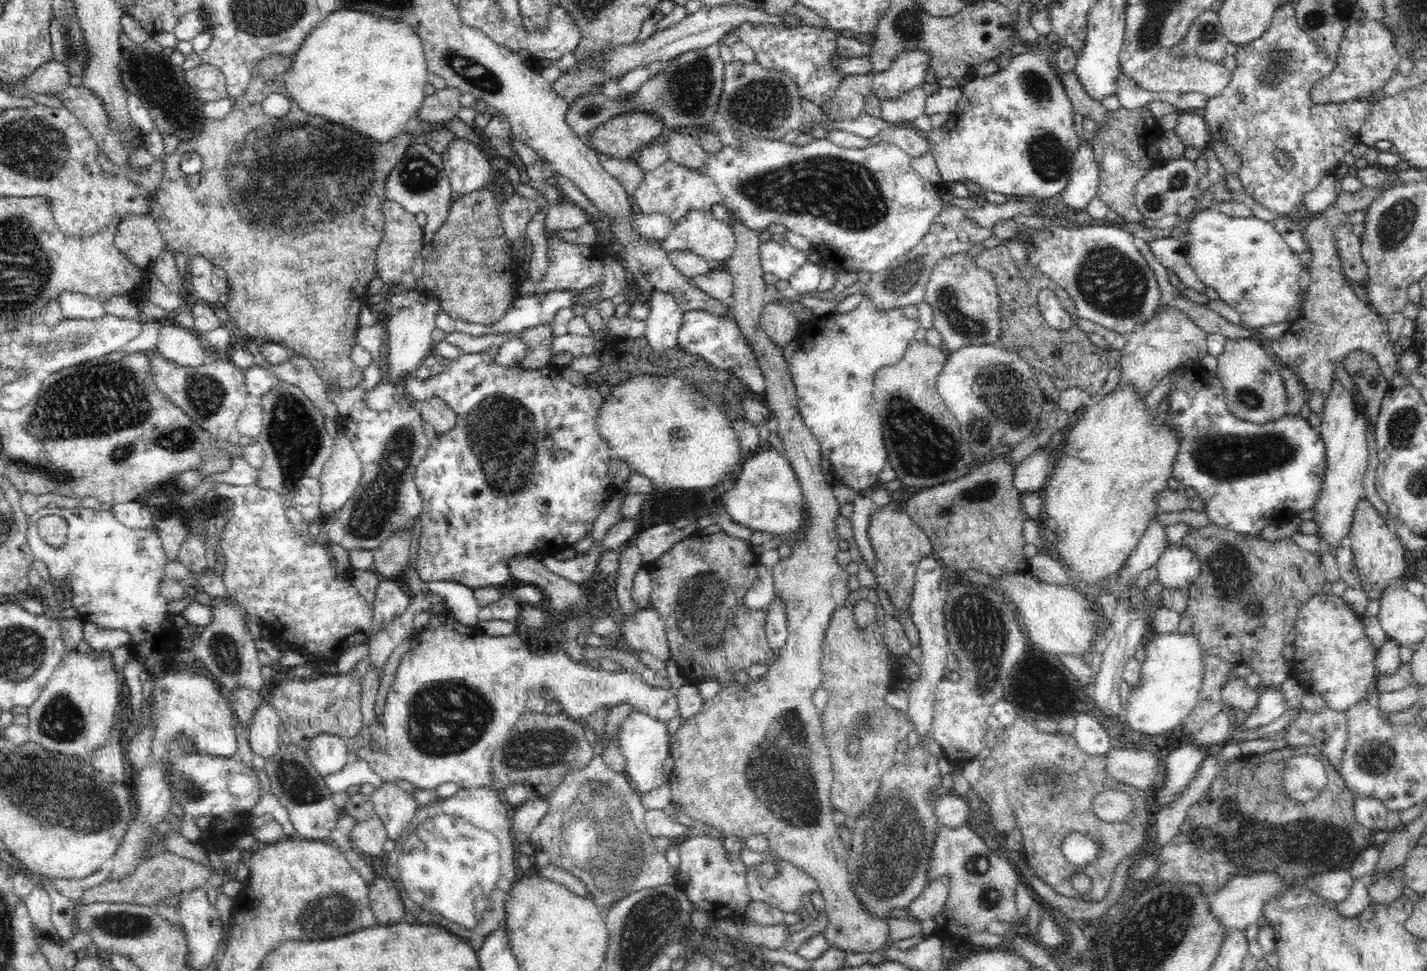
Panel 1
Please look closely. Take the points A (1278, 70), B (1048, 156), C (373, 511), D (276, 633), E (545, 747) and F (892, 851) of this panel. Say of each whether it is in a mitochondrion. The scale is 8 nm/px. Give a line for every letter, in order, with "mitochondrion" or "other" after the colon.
A: mitochondrion
B: mitochondrion
C: mitochondrion
D: other
E: mitochondrion
F: mitochondrion

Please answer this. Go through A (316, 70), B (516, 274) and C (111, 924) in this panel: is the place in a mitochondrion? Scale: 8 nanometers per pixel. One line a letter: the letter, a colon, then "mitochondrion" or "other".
A: other
B: other
C: mitochondrion

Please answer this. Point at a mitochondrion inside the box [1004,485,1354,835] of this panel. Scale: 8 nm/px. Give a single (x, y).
(1231, 577)

